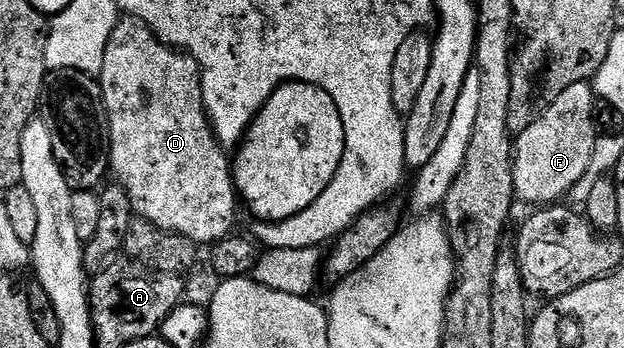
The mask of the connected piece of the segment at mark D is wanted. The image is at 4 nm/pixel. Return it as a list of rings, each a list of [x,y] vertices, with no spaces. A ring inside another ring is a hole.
[[[133,17],[119,18],[113,33],[108,37],[108,45],[104,50],[104,63],[100,76],[102,85],[102,100],[106,106],[106,112],[110,114],[110,171],[115,175],[117,186],[123,187],[132,201],[132,209],[135,216],[146,219],[152,225],[156,225],[165,231],[171,231],[177,235],[188,237],[192,242],[199,245],[213,245],[235,230],[234,214],[240,211],[240,196],[234,185],[234,172],[231,160],[224,150],[214,131],[210,128],[210,119],[204,109],[204,97],[202,96],[202,69],[196,60],[189,55],[169,47],[158,39],[148,25]]]

